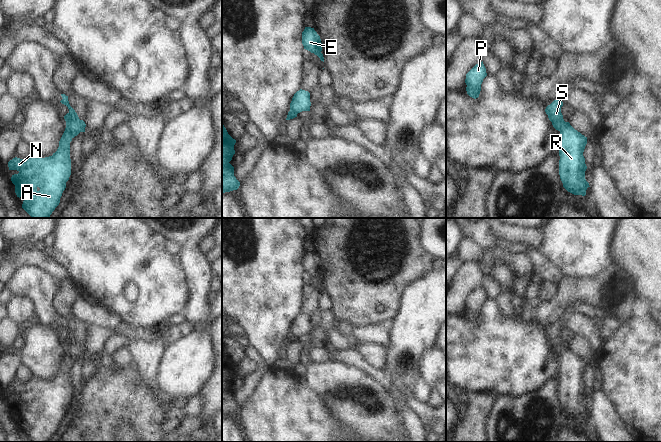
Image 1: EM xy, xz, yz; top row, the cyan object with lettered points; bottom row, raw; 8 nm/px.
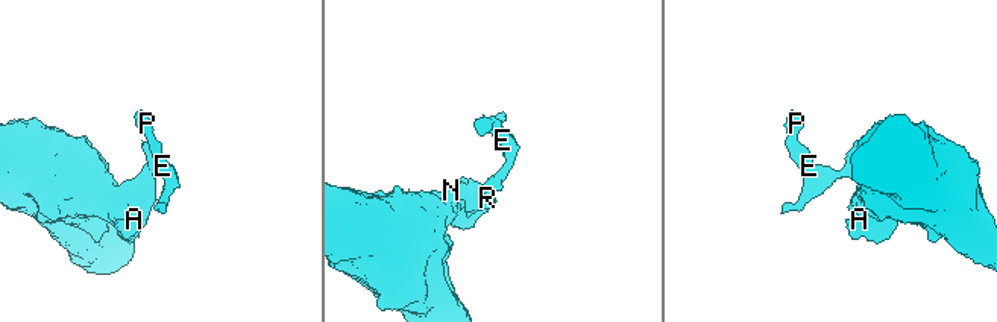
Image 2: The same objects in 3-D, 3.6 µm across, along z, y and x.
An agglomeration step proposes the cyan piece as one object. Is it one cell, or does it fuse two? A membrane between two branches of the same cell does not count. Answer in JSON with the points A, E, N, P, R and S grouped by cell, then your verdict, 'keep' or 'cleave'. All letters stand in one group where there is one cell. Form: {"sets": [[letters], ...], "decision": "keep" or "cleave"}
{"sets": [["A", "N", "R"], ["E", "P", "S"]], "decision": "cleave"}

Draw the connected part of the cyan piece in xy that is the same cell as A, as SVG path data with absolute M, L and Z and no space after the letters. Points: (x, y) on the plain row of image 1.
M66 350L59 371L52 380L13 382L9 394L19 397L11 401L17 421L23 421L22 432L32 442L49 442L60 427L71 399L70 366L72 360Z

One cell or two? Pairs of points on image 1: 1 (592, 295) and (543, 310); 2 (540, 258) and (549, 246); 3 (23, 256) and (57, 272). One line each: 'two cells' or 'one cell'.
1: one cell
2: two cells
3: one cell

